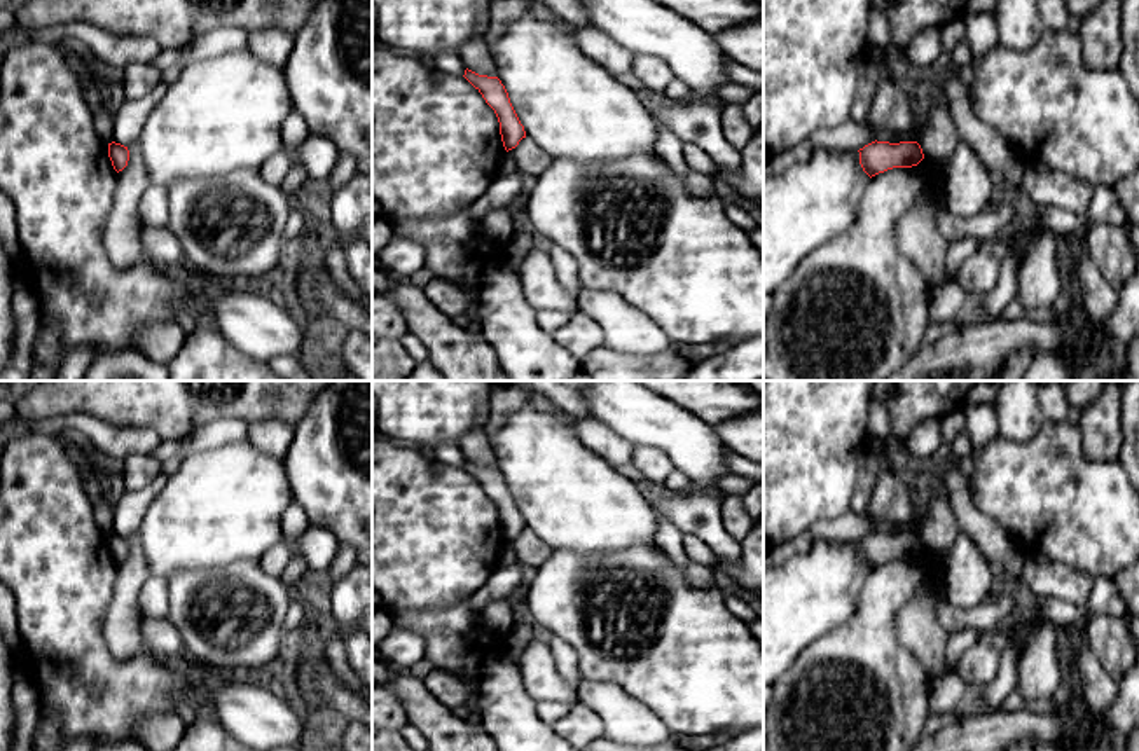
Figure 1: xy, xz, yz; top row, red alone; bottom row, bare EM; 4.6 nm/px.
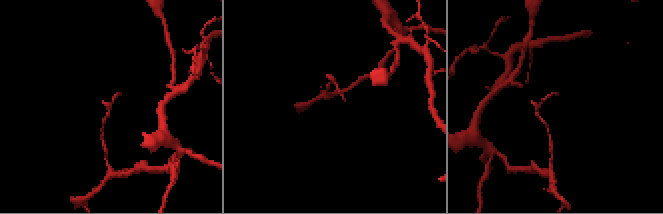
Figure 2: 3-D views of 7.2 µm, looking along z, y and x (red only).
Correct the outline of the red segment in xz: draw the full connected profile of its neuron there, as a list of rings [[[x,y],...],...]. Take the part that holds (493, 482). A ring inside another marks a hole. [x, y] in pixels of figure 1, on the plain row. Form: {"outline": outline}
{"outline": [[[465,461],[463,466],[486,491],[486,494],[494,501],[500,513],[500,526],[505,541],[512,541],[526,529],[524,517],[521,515],[508,484],[498,468],[479,466],[472,461]]]}

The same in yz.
{"outline": [[[875,531],[858,543],[859,555],[870,569],[893,559],[917,557],[924,550],[917,533],[889,534]]]}

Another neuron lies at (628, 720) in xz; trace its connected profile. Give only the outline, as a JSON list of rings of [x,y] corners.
[[[582,679],[576,700],[601,718],[604,737],[610,741],[653,748],[674,735],[648,706],[613,683]]]

